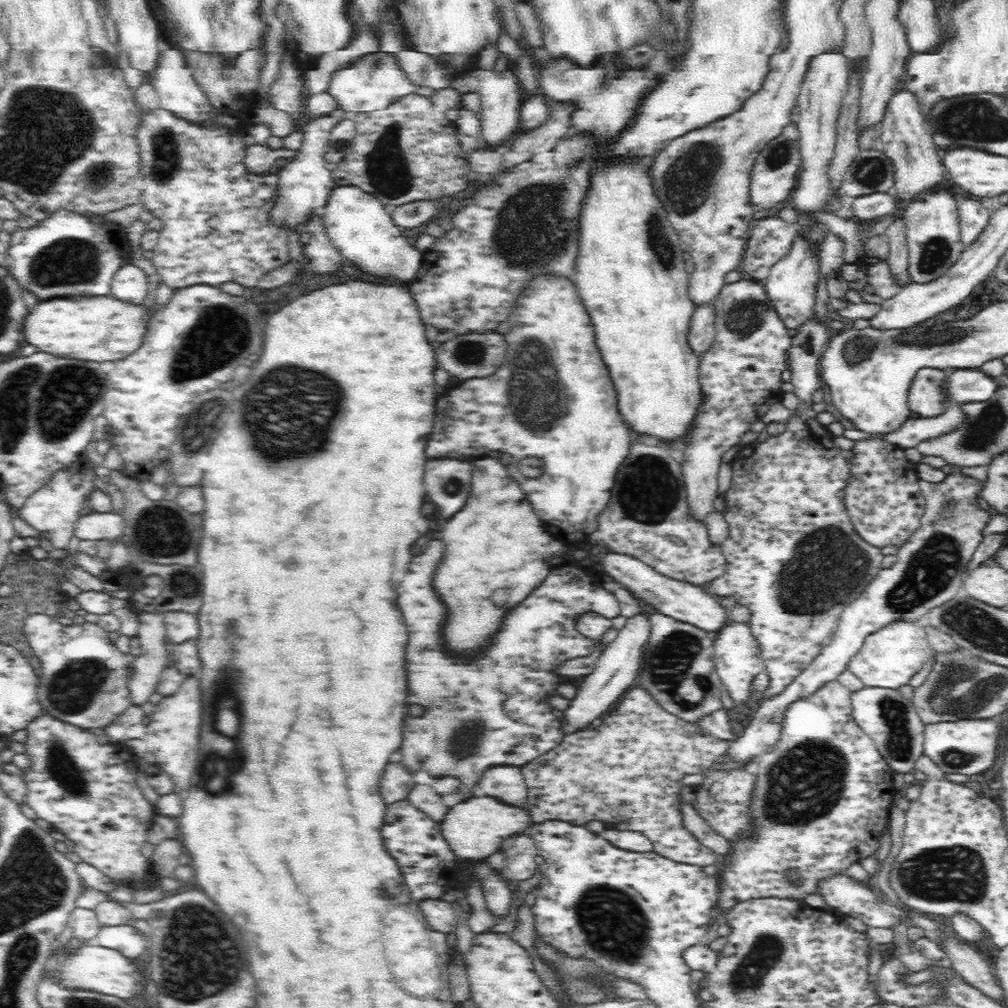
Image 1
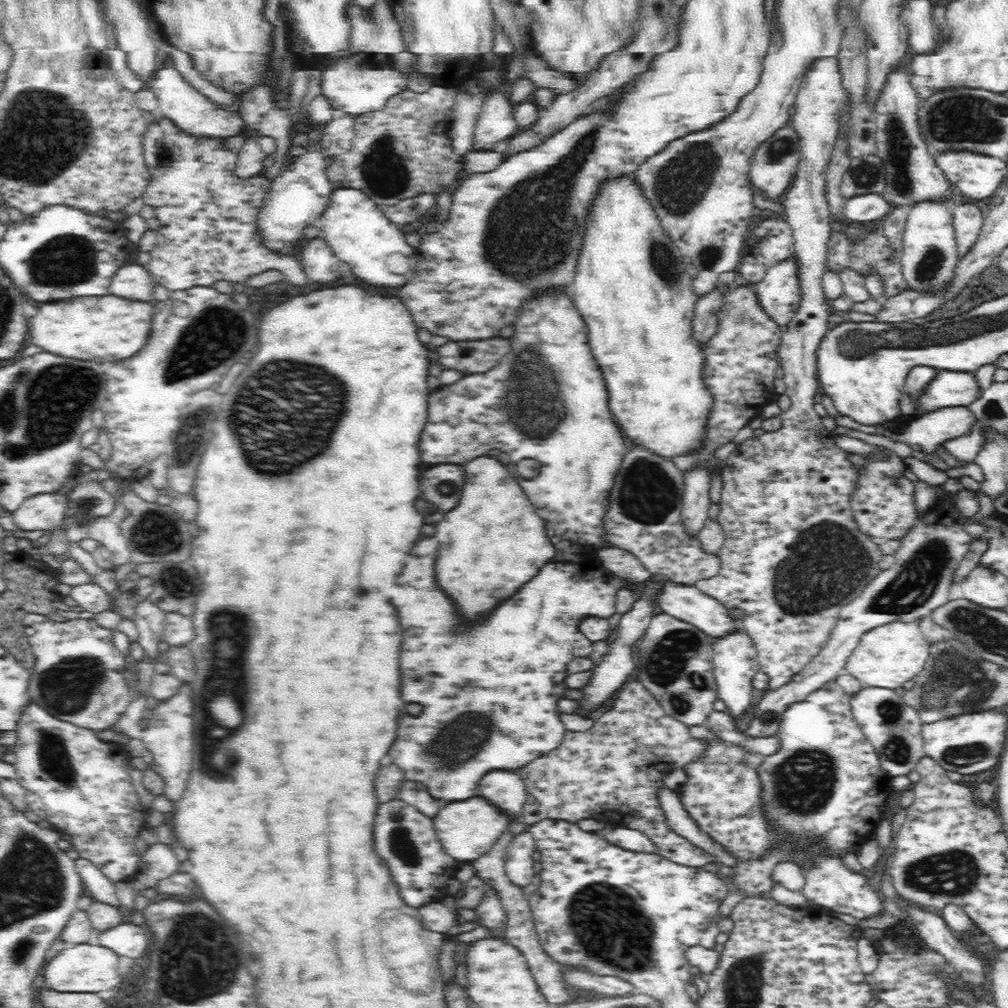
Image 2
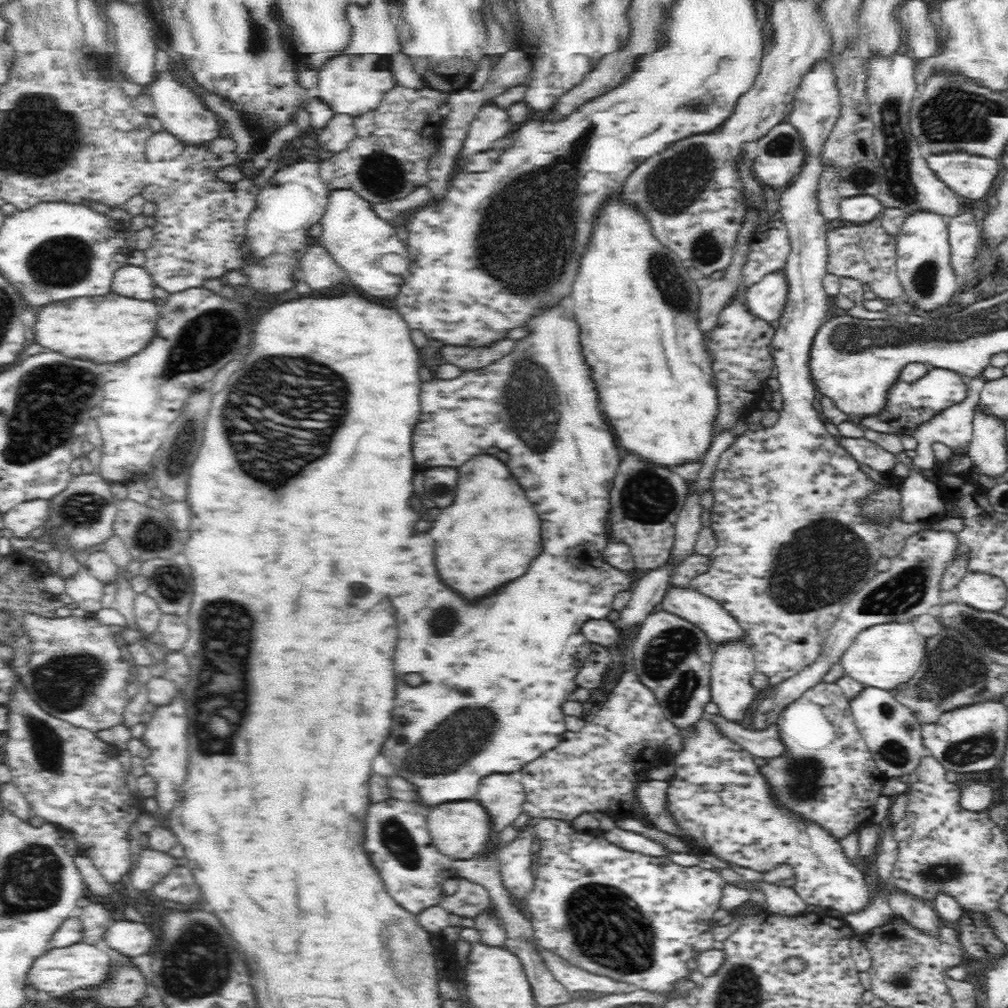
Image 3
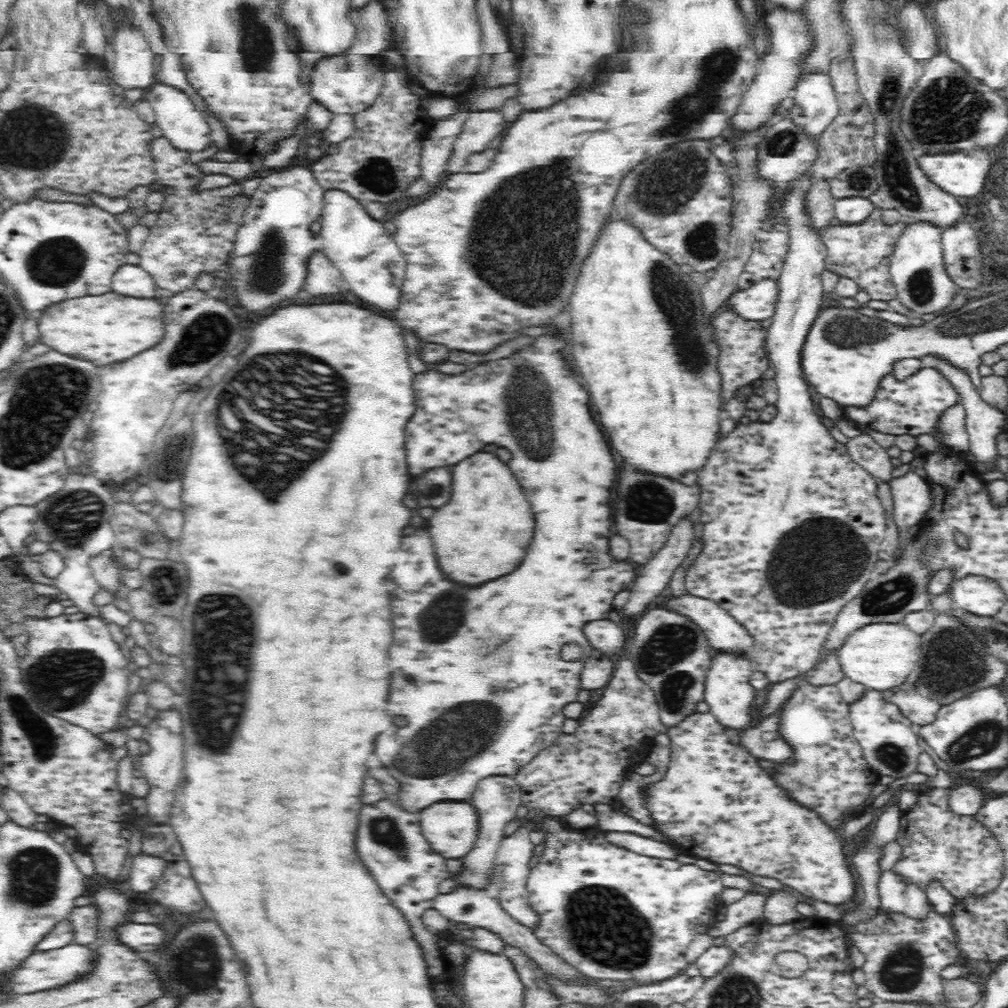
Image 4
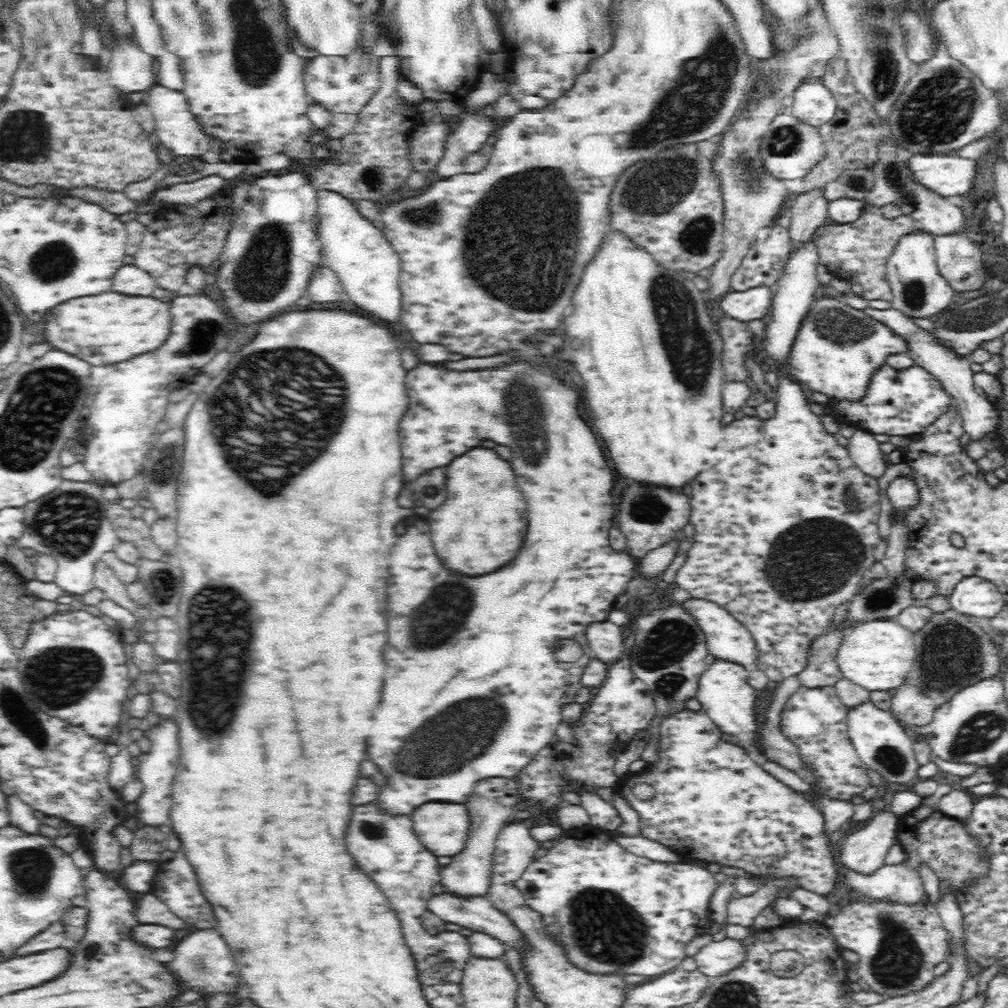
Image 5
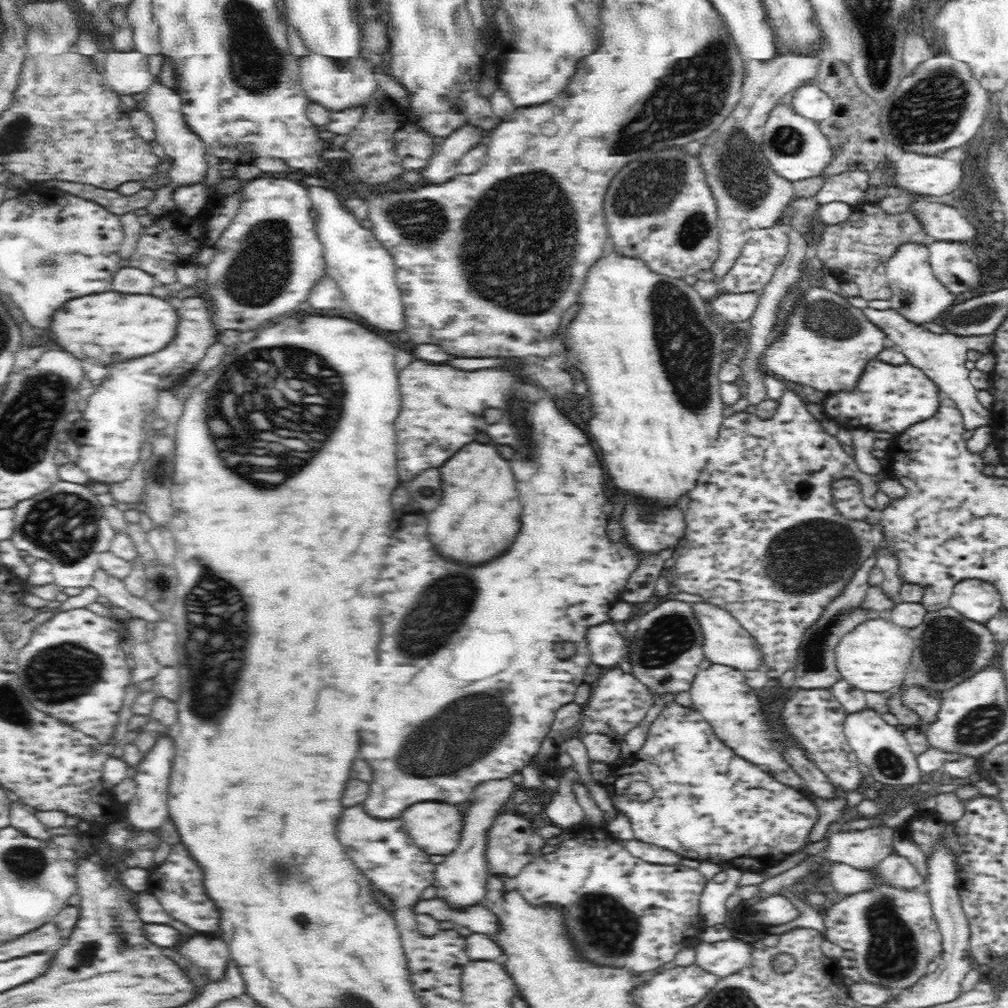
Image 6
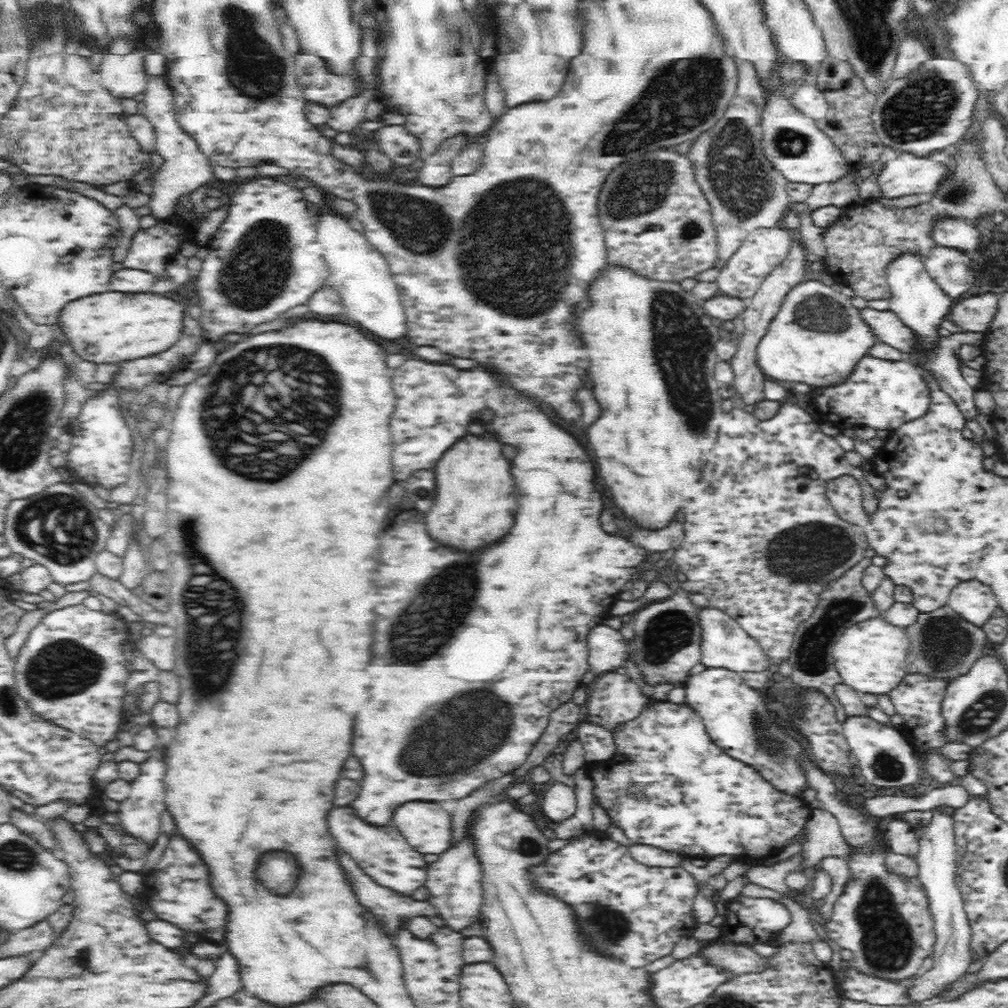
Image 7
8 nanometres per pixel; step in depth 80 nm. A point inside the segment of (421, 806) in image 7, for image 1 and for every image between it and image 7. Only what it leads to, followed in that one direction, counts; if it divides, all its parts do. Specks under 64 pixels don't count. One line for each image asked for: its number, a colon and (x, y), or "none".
1: (474, 829)
2: (465, 829)
3: (459, 830)
4: (449, 829)
5: (441, 828)
6: (434, 827)

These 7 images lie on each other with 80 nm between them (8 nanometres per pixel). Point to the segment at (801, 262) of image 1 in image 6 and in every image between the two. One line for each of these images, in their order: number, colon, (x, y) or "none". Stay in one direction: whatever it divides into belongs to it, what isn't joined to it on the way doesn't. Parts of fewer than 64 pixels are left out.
2: (777, 294)
3: (764, 300)
4: (756, 303)
5: (744, 306)
6: (733, 307)

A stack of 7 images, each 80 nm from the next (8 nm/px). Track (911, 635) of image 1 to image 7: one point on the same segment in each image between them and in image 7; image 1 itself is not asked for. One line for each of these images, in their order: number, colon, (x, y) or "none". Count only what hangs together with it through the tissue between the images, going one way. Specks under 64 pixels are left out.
2: (887, 656)
3: (883, 656)
4: (880, 655)
5: (876, 655)
6: (873, 657)
7: (870, 656)

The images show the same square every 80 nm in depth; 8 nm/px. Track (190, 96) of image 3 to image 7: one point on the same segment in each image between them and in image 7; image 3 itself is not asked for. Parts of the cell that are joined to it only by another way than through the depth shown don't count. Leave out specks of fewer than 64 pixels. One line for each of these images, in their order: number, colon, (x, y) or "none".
4: (184, 127)
5: (179, 134)
6: (162, 104)
7: (184, 168)

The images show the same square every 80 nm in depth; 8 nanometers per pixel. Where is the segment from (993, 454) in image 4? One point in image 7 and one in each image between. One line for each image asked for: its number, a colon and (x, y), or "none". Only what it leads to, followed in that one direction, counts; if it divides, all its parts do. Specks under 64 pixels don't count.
5: (980, 418)
6: (942, 357)
7: (885, 326)

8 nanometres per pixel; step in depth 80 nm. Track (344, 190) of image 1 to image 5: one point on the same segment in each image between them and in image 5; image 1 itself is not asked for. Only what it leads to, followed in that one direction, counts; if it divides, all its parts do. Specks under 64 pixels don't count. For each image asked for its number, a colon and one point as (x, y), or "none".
2: (353, 227)
3: (371, 254)
4: (369, 261)
5: (365, 263)

